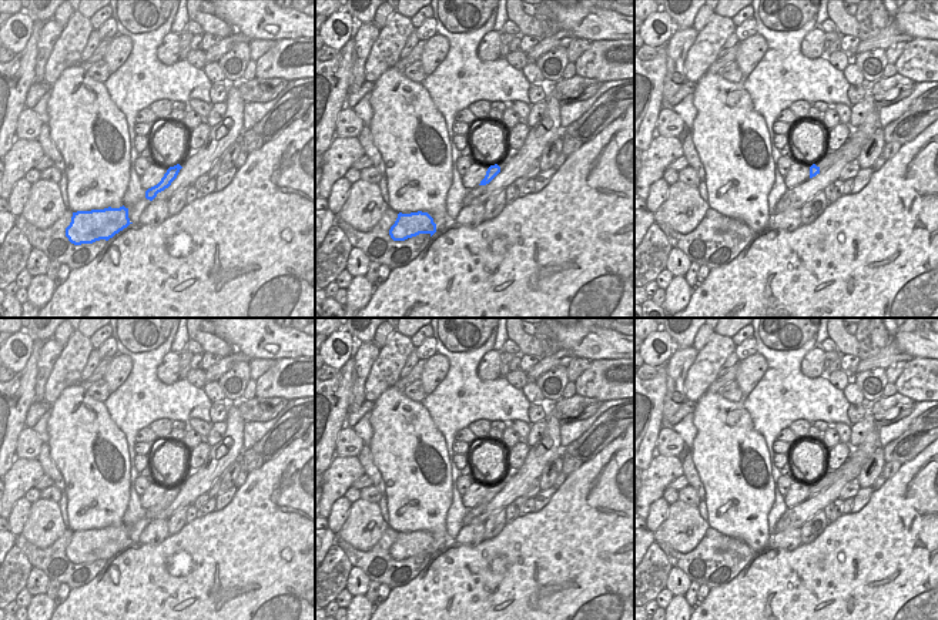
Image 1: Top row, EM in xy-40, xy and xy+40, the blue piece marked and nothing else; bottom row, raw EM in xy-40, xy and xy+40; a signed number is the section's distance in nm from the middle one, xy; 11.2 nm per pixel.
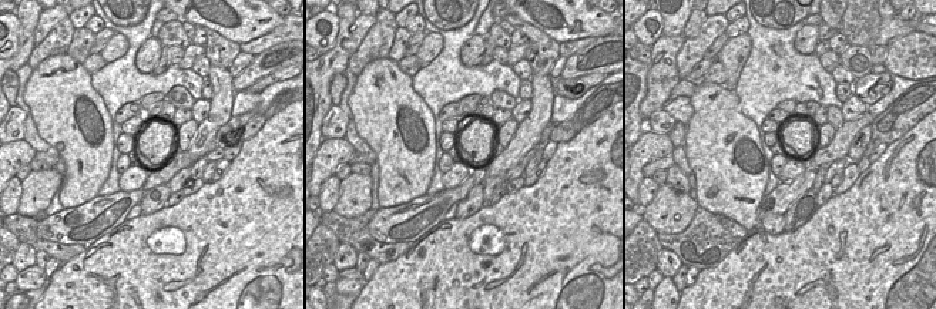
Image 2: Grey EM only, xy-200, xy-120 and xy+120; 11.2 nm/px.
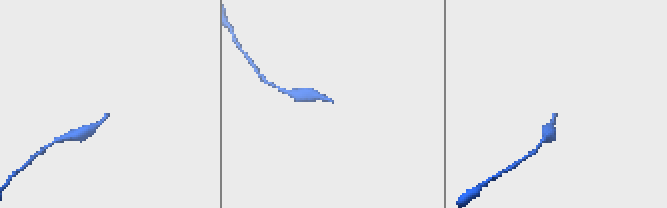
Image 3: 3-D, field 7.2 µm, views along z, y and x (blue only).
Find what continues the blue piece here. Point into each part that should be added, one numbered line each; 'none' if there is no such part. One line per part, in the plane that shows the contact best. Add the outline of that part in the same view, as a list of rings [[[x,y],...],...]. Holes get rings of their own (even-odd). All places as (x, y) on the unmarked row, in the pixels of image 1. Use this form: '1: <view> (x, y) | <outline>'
1: xy+40 (830, 476) | [[[842,466],[837,470],[827,470],[827,473],[815,482],[820,487],[820,492],[824,492],[828,486],[831,486],[838,477],[842,475]]]

